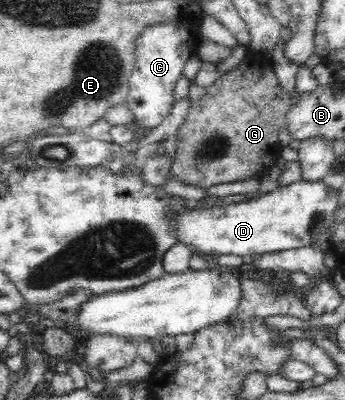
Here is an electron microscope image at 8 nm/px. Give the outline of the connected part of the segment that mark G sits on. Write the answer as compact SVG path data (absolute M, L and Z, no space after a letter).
M248 51L244 60L230 73L223 74L213 85L206 88L205 96L189 109L189 114L178 132L177 155L173 159L171 173L175 182L208 189L219 183L233 183L251 178L261 179L259 175L269 170L282 153L278 141L279 131L287 125L287 113L301 97L297 89L283 91L272 68L270 56L261 52Z

